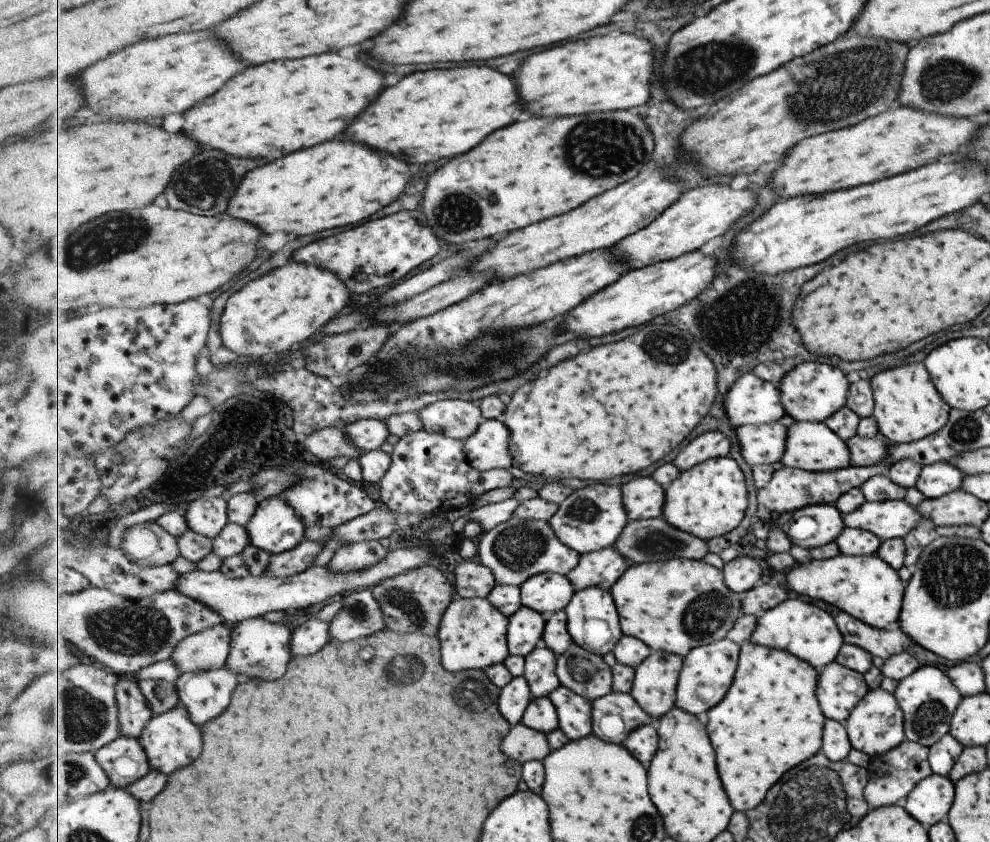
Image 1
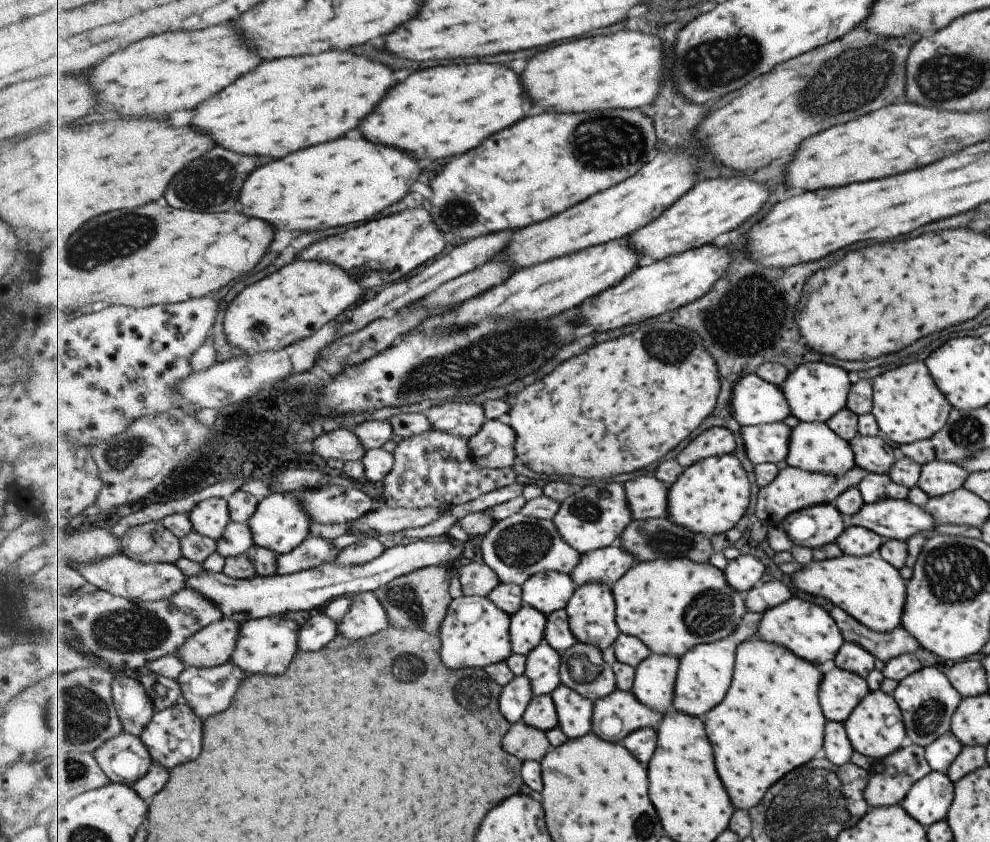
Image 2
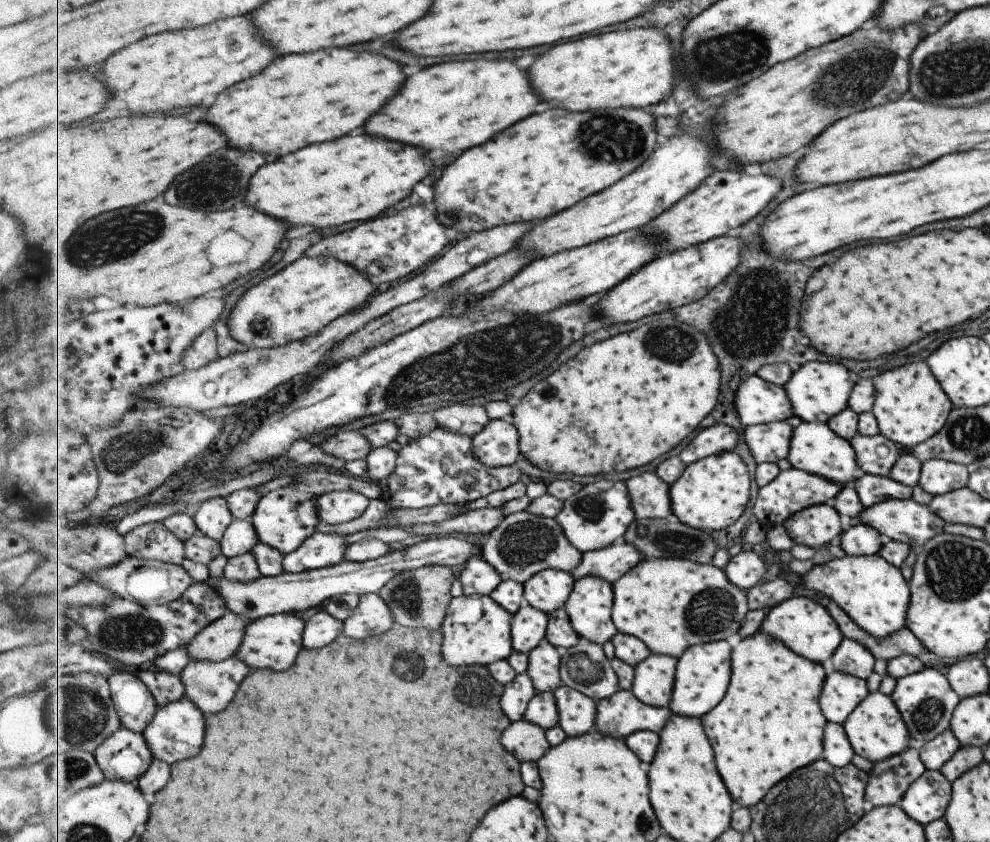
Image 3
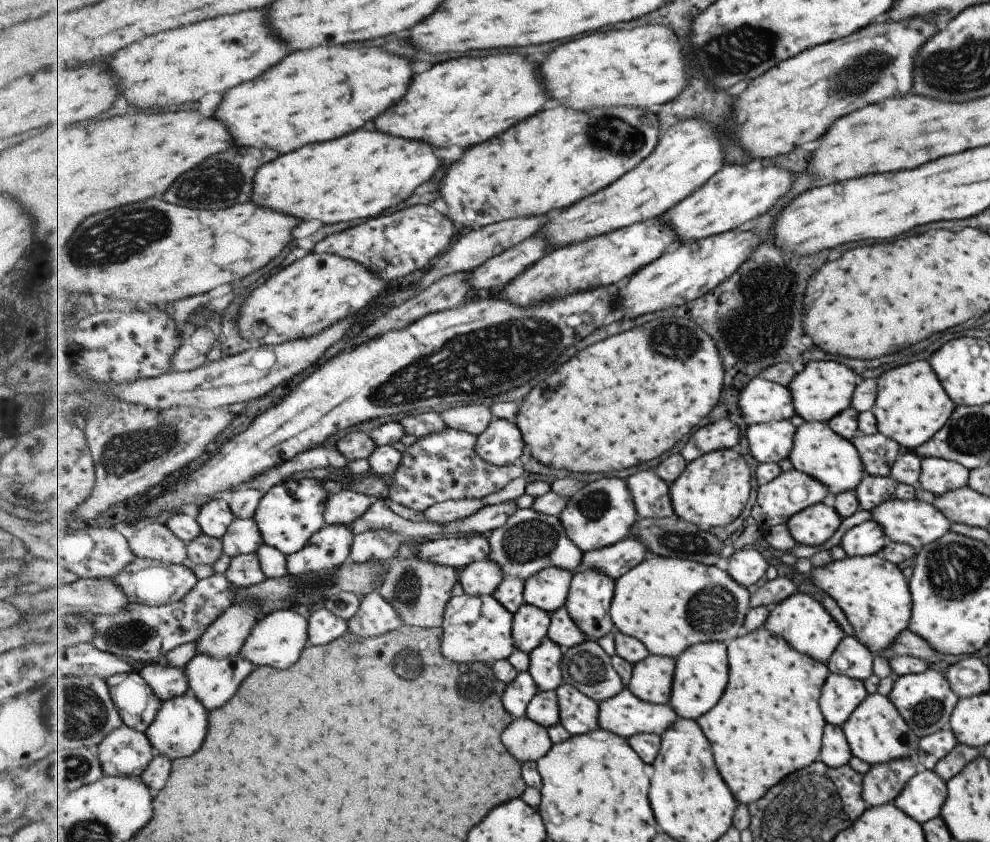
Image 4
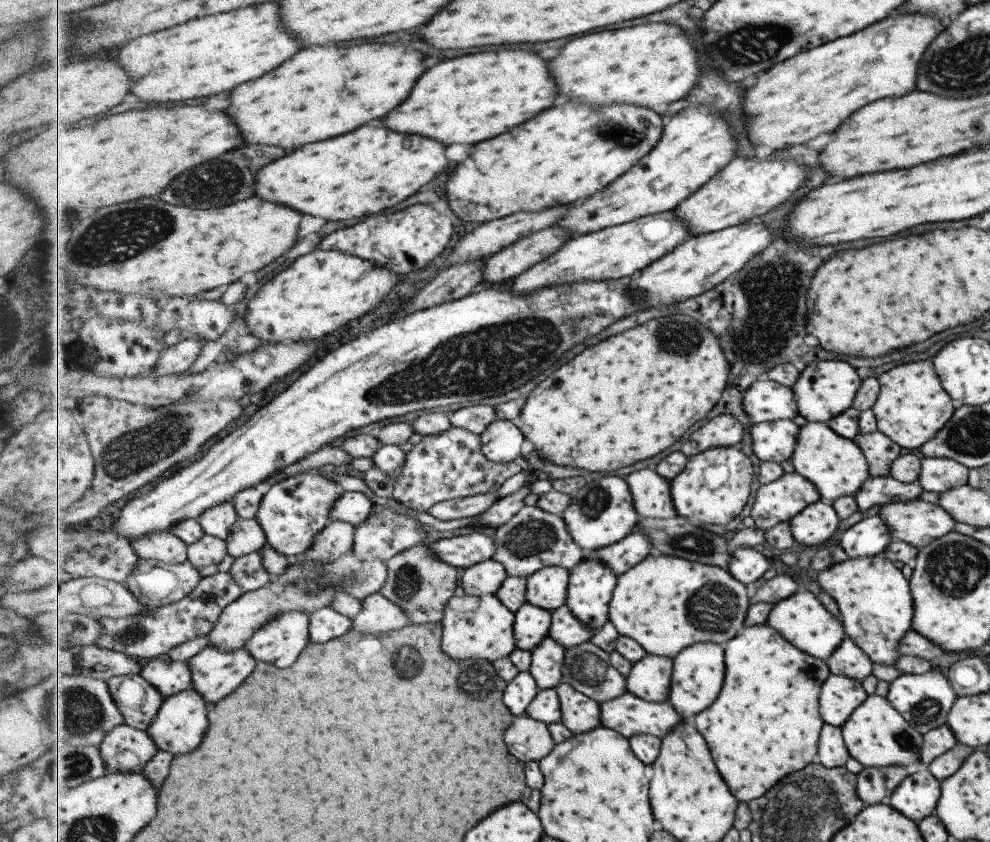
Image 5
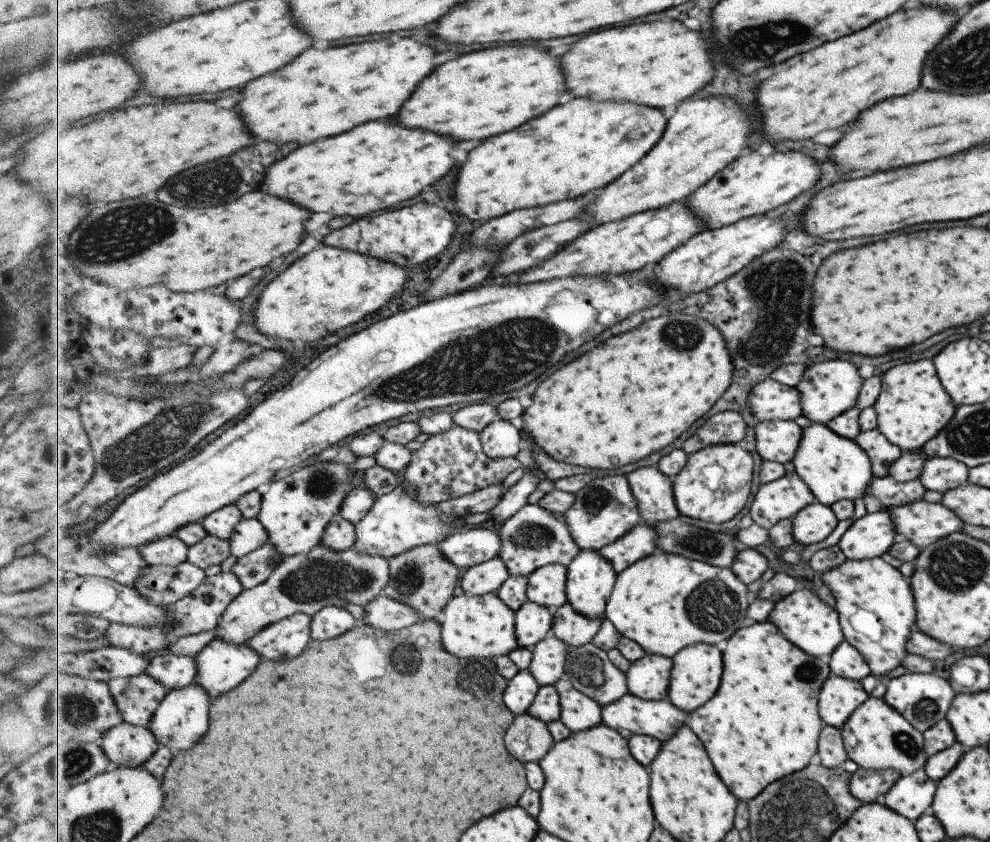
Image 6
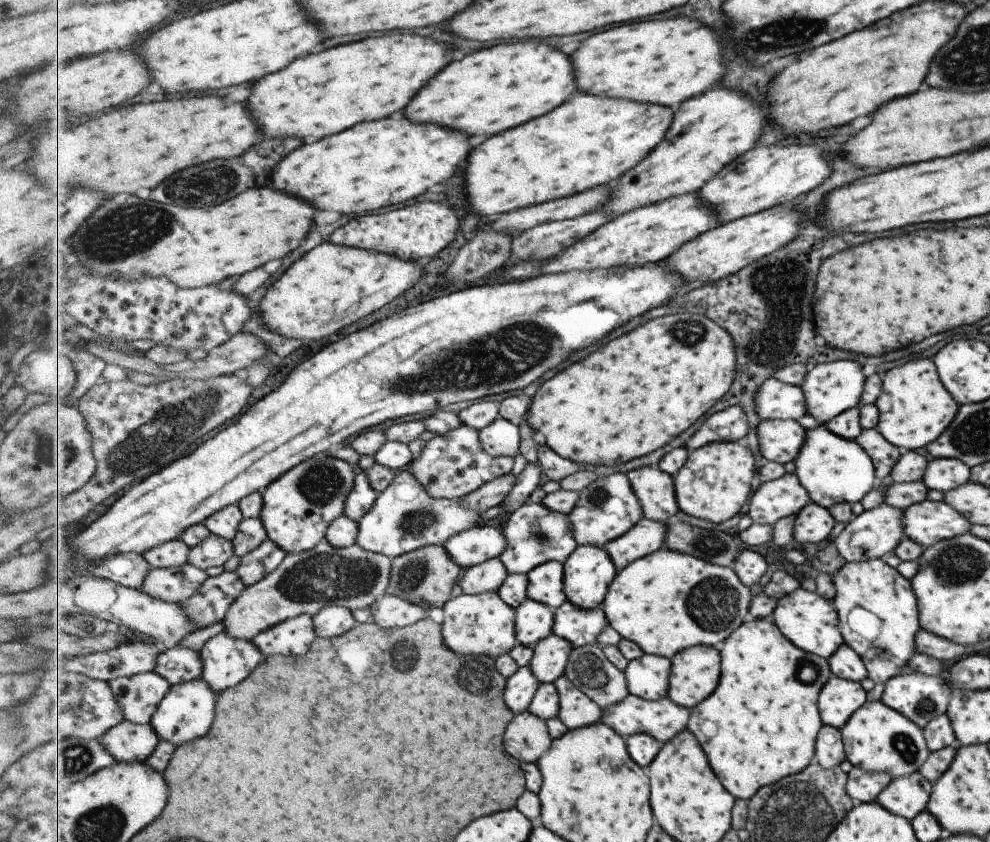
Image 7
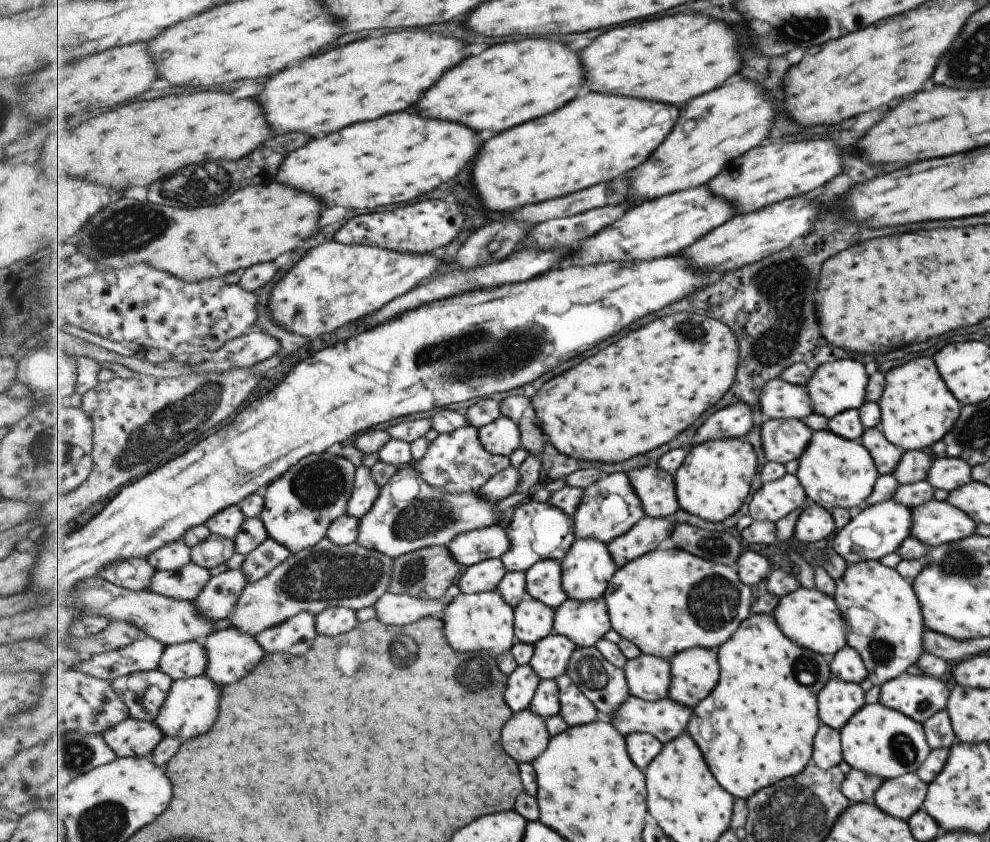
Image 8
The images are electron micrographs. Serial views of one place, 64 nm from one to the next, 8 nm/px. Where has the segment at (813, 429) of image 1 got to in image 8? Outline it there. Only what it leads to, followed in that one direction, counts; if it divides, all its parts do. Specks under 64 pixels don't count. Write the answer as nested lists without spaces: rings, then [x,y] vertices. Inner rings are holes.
[[[815,431],[810,445],[798,460],[797,476],[806,488],[811,502],[823,508],[863,509],[865,498],[871,492],[878,477],[877,466],[864,445],[845,440],[831,431]]]

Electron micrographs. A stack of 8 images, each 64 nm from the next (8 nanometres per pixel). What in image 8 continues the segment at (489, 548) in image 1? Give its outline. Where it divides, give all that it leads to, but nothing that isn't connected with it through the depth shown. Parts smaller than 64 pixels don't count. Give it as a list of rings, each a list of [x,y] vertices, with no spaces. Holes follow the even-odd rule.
[[[529,499],[515,507],[506,531],[510,547],[501,560],[505,563],[508,572],[527,572],[534,564],[547,559],[562,562],[570,554],[571,547],[577,540],[572,516],[549,502],[534,502]]]

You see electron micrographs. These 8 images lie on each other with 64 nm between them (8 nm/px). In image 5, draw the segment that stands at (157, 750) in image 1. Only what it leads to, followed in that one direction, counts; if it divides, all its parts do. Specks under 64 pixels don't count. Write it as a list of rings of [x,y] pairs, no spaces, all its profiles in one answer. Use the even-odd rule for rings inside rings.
[[[193,689],[173,695],[164,699],[158,715],[147,732],[153,737],[159,751],[170,752],[173,756],[189,754],[199,748],[209,730],[211,724],[207,718],[207,714],[210,714],[209,707],[210,704],[207,704],[201,694]]]

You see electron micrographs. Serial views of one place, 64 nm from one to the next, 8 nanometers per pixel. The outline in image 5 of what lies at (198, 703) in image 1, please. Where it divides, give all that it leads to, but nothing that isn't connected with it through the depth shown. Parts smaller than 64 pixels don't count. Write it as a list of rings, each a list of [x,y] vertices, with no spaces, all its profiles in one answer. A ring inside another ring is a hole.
[[[211,644],[190,660],[193,690],[197,691],[207,704],[217,704],[229,694],[233,694],[257,668],[255,657],[246,649],[226,653]]]

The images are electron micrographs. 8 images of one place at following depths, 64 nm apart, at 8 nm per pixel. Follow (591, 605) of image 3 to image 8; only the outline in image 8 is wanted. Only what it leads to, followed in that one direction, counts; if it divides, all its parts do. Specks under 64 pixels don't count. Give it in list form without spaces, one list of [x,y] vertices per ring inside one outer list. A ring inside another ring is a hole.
[[[577,538],[570,554],[562,560],[563,588],[572,599],[578,601],[603,599],[618,569],[607,543],[592,538]]]

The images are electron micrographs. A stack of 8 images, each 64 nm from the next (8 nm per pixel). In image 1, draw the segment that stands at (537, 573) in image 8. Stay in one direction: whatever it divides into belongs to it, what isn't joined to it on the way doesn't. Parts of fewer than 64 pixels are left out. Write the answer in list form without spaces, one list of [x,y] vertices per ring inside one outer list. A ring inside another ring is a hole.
[[[539,573],[521,586],[522,603],[544,616],[566,610],[576,590],[567,575]]]

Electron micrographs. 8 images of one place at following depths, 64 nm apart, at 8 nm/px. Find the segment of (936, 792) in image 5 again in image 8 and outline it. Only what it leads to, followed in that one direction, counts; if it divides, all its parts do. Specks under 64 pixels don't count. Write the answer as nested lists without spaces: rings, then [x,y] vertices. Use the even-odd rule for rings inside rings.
[[[915,773],[885,779],[873,796],[873,803],[889,816],[907,820],[922,808],[926,786]]]

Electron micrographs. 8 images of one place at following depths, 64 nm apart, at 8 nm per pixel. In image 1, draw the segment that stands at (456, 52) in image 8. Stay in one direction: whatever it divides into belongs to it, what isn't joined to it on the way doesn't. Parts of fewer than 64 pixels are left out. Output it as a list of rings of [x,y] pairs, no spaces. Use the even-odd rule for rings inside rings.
[[[329,52],[329,54],[321,54],[321,56],[309,56],[309,58],[303,58],[303,60],[279,60],[279,62],[271,62],[271,64],[259,65],[259,68],[255,66],[247,66],[247,70],[241,71],[239,76],[235,75],[231,80],[225,83],[225,88],[215,92],[215,96],[209,96],[207,100],[203,100],[203,104],[197,104],[193,108],[190,108],[191,112],[185,112],[185,126],[183,126],[183,132],[197,140],[201,146],[211,146],[211,148],[219,148],[219,150],[225,150],[233,156],[239,156],[239,158],[267,158],[267,160],[277,160],[281,156],[287,156],[295,150],[301,150],[301,148],[311,148],[311,146],[317,146],[317,144],[323,144],[327,140],[335,140],[339,138],[347,126],[381,94],[385,86],[385,76],[373,68],[369,68],[367,64],[363,64],[361,60],[349,60],[349,58],[343,58],[335,52]]]

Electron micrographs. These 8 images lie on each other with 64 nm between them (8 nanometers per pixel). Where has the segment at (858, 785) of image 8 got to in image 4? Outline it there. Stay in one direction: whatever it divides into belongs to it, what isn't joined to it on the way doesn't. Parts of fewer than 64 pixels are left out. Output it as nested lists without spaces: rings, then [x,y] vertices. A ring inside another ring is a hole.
[[[903,757],[871,765],[863,775],[861,794],[867,807],[891,803],[905,783],[917,773],[916,763],[909,757]]]

